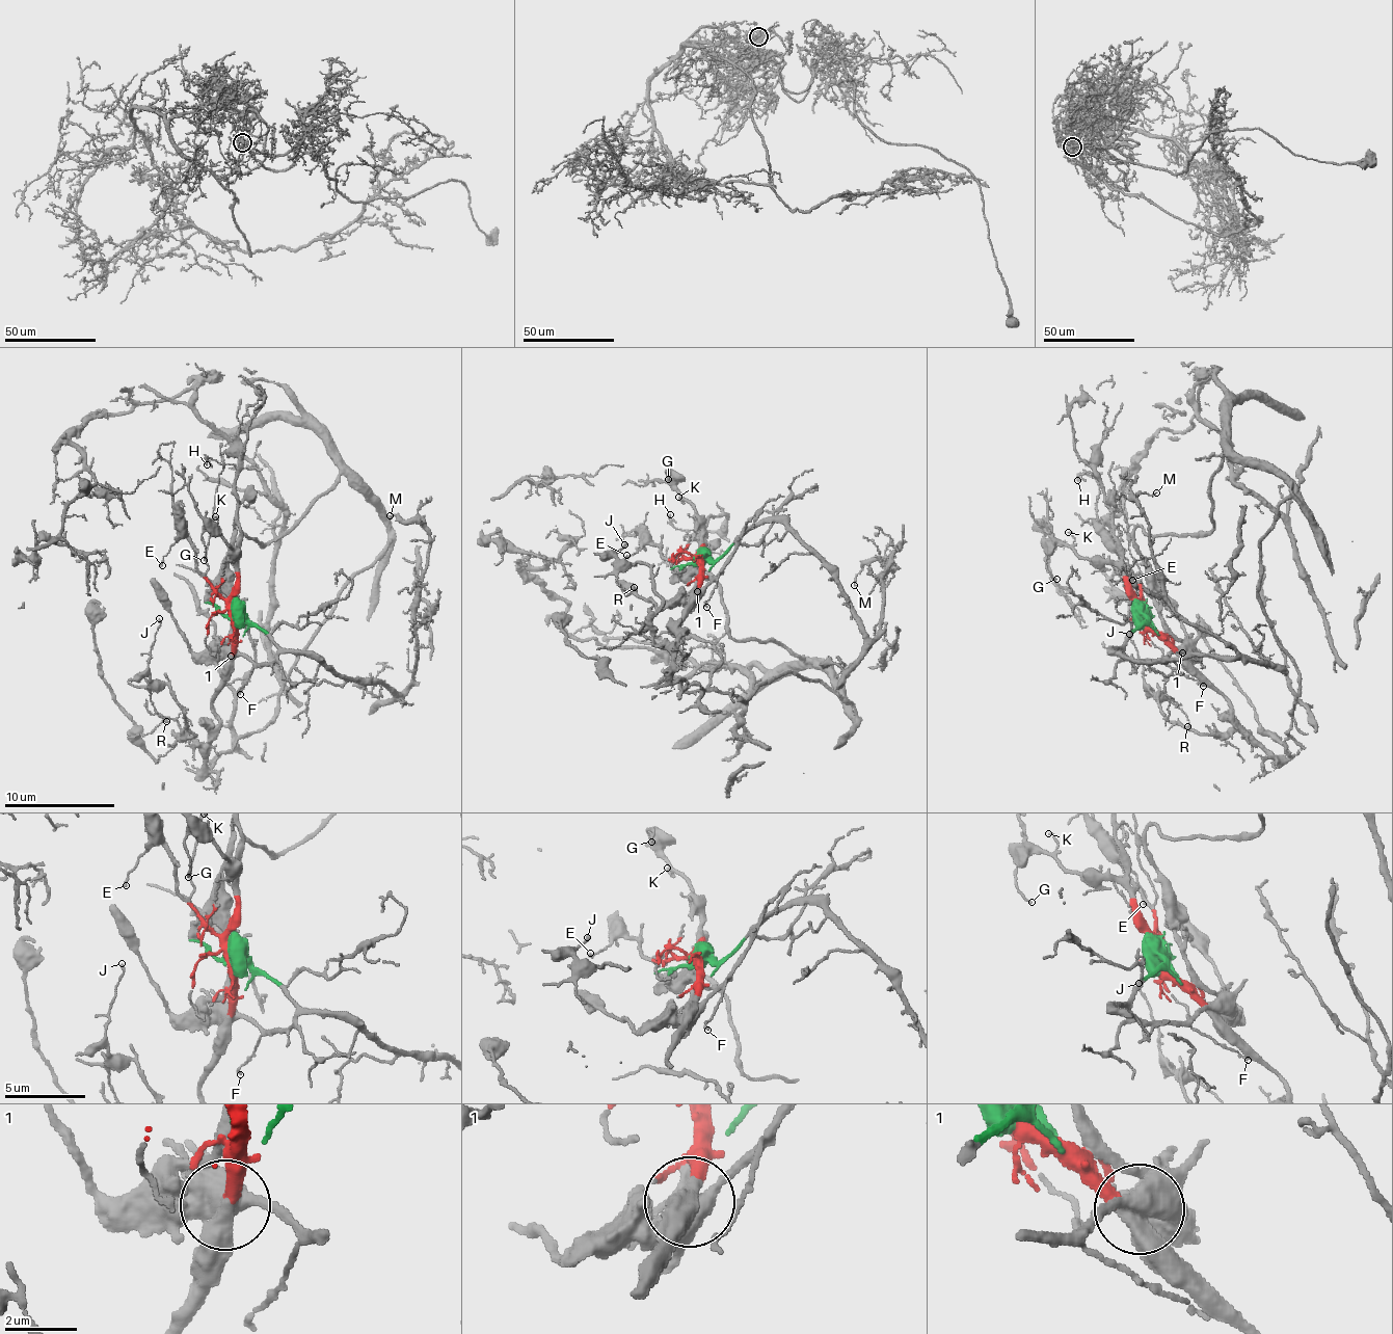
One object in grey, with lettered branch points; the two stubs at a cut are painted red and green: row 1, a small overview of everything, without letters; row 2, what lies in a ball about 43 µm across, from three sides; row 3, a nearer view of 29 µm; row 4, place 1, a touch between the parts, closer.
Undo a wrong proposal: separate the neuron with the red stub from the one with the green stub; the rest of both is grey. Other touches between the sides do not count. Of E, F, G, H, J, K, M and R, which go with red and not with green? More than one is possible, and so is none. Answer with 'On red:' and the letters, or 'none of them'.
On red: E, G, H, J, K, R

